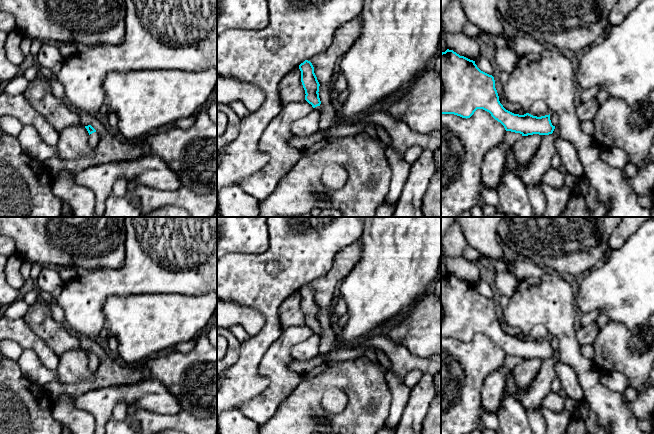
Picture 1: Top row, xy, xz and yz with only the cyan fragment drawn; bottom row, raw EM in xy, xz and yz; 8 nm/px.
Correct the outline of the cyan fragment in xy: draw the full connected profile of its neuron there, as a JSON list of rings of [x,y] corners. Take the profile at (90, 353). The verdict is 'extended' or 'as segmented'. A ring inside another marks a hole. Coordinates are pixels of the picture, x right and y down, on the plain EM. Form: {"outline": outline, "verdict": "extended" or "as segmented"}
{"outline": [[[91,349],[85,350],[85,352],[87,353],[89,360],[90,360],[90,370],[96,373],[98,370],[98,366],[99,366],[98,357]]], "verdict": "extended"}

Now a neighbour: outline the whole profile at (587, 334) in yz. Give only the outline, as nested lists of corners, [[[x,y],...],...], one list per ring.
[[[593,322],[587,326],[580,326],[580,328],[576,331],[576,336],[581,345],[592,345],[598,332],[599,328],[597,327],[596,322]]]

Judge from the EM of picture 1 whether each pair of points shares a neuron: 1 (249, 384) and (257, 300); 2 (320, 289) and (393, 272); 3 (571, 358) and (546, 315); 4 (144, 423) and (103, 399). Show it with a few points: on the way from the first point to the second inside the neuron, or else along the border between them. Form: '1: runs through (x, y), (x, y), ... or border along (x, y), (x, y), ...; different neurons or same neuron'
1: runs through (249, 363), (251, 351), (269, 333), (269, 321); same neuron
2: border along (357, 262), (342, 280); different neurons
3: runs through (569, 347), (566, 335), (557, 326); same neuron
4: border along (136, 408), (144, 408), (159, 414); different neurons

